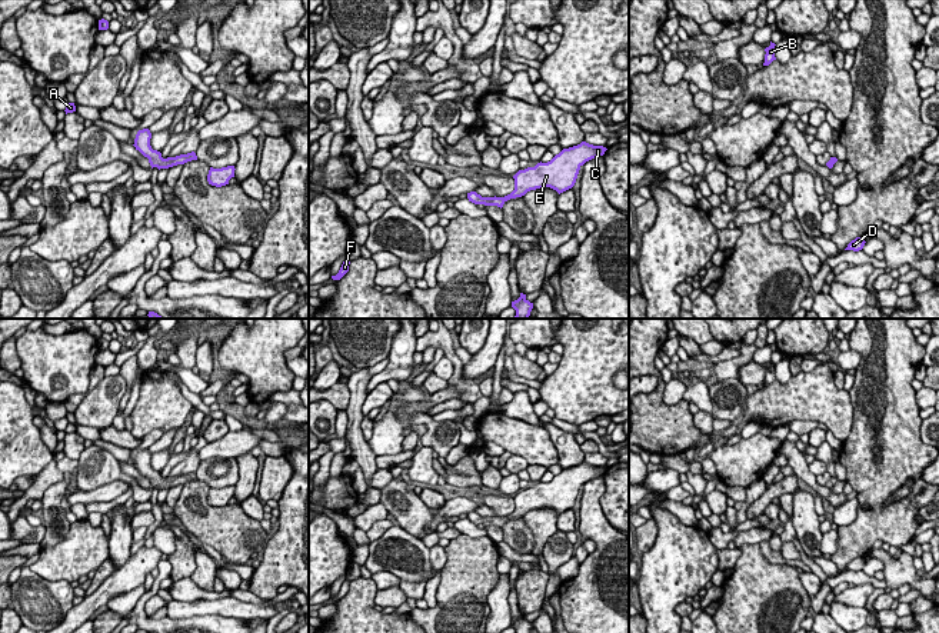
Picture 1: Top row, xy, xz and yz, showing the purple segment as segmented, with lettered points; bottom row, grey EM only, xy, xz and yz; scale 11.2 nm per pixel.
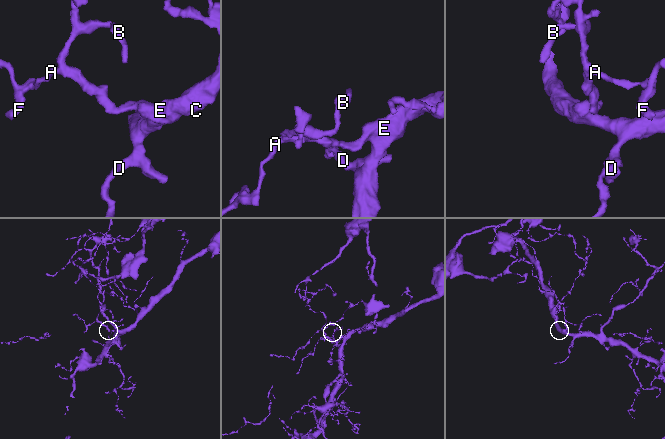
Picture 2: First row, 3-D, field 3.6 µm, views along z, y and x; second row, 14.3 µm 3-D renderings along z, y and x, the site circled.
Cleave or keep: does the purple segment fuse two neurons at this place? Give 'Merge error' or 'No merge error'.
No merge error

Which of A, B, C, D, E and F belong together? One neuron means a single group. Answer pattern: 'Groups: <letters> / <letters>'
Groups: A B C D E F

